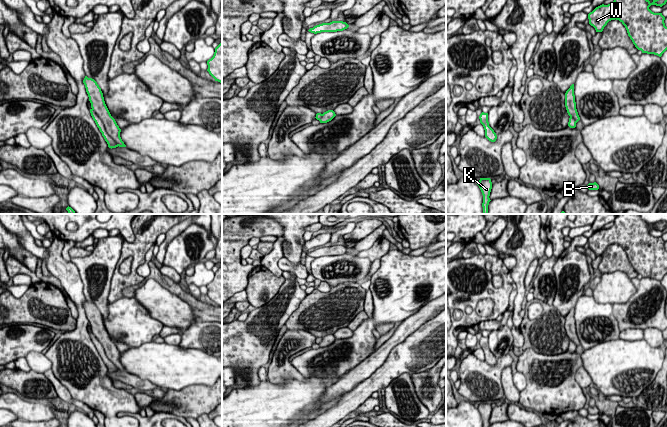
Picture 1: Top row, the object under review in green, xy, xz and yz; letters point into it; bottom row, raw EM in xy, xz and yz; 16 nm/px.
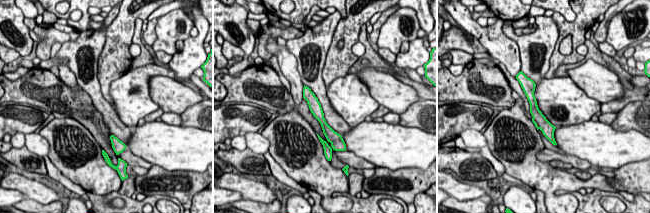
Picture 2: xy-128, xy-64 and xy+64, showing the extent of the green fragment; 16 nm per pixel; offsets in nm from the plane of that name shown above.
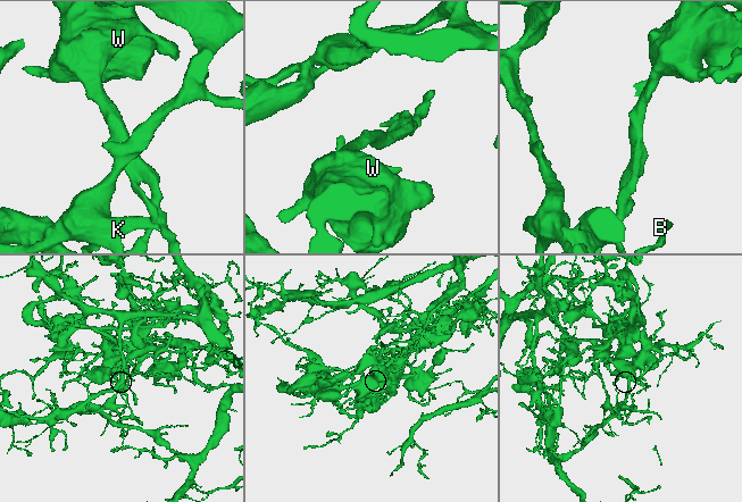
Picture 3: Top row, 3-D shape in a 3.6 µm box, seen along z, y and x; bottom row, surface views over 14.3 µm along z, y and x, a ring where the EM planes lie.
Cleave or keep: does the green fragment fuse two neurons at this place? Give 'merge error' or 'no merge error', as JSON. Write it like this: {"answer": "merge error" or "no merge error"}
{"answer": "merge error"}

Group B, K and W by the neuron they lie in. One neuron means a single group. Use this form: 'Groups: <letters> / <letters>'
Groups: B / K W

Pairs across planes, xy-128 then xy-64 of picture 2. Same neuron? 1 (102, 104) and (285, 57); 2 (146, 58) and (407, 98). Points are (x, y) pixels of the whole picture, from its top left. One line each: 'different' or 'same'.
1: different
2: different

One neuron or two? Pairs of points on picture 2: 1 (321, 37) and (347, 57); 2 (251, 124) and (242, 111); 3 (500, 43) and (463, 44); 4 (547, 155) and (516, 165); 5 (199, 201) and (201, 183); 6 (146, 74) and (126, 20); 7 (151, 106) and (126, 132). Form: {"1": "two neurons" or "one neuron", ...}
{"1": "two neurons", "2": "one neuron", "3": "two neurons", "4": "two neurons", "5": "two neurons", "6": "two neurons", "7": "two neurons"}

